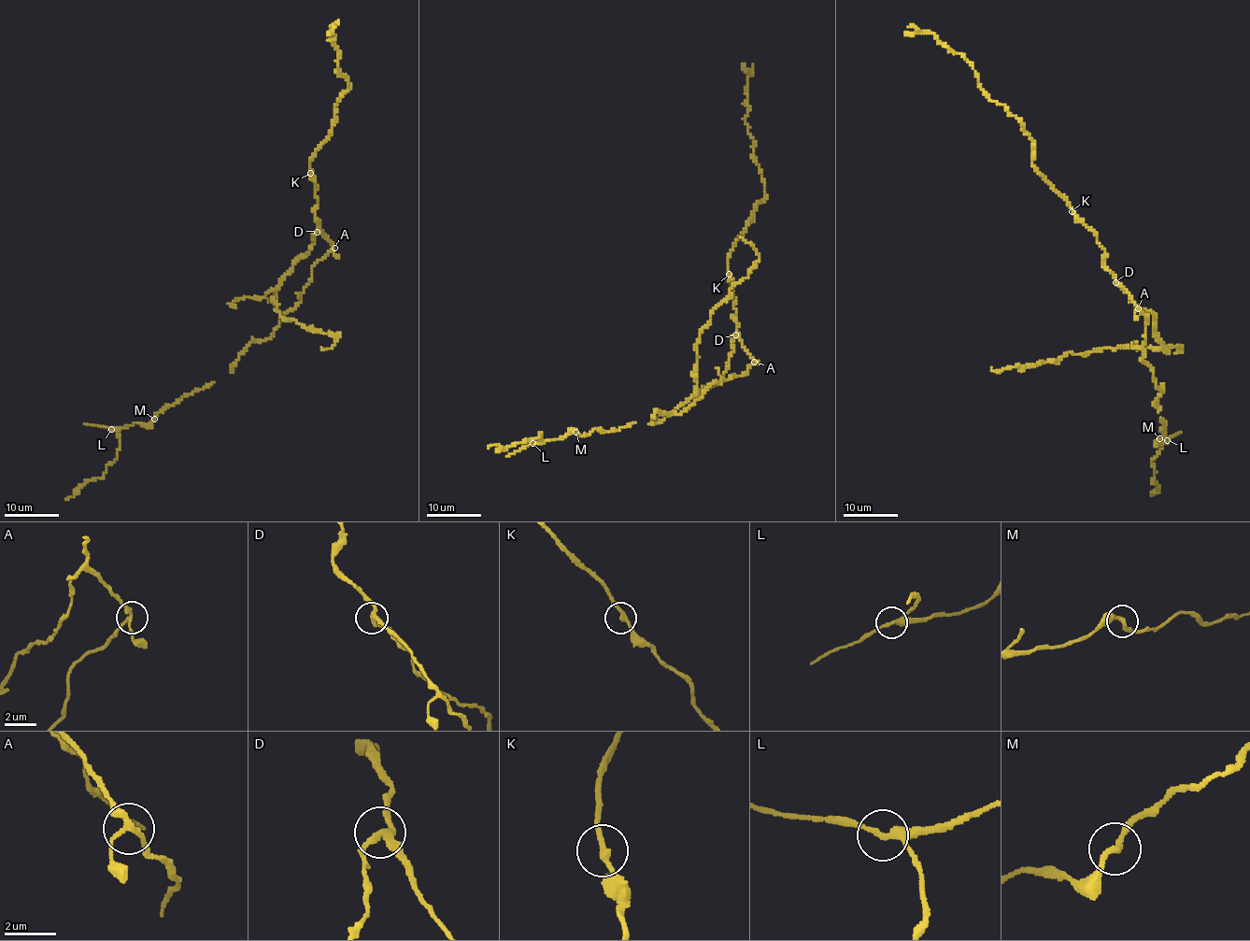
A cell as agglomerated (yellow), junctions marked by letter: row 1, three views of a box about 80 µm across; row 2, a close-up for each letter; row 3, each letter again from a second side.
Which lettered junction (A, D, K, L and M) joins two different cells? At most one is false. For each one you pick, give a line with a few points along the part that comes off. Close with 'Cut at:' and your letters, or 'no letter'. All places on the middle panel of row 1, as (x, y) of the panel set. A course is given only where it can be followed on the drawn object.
D: course (736, 334), (728, 368), (696, 398), (696, 344), (702, 329), (730, 289), (759, 262), (756, 249), (741, 236)
Cut at: D

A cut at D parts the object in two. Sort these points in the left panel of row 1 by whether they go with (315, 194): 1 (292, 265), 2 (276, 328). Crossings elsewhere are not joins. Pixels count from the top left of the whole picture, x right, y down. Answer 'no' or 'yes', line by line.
1: no
2: yes

